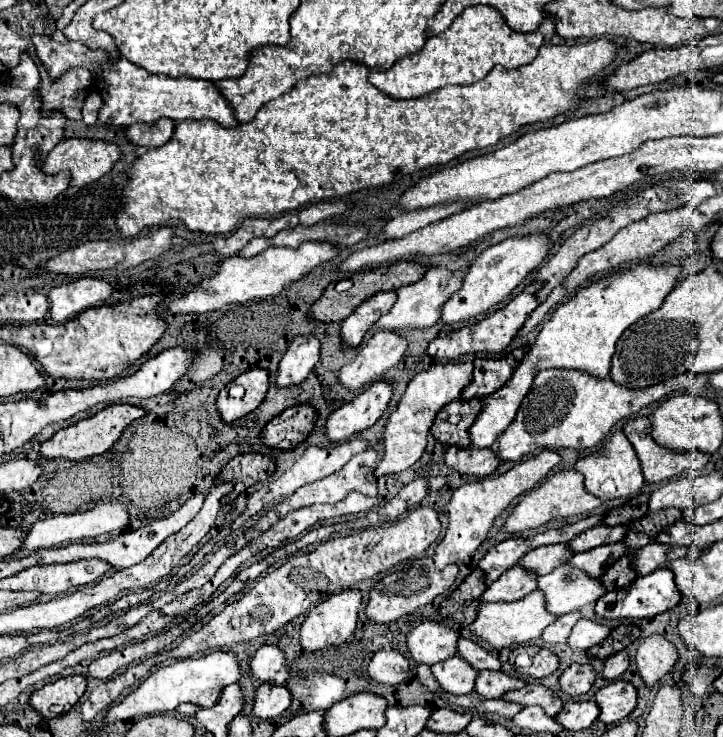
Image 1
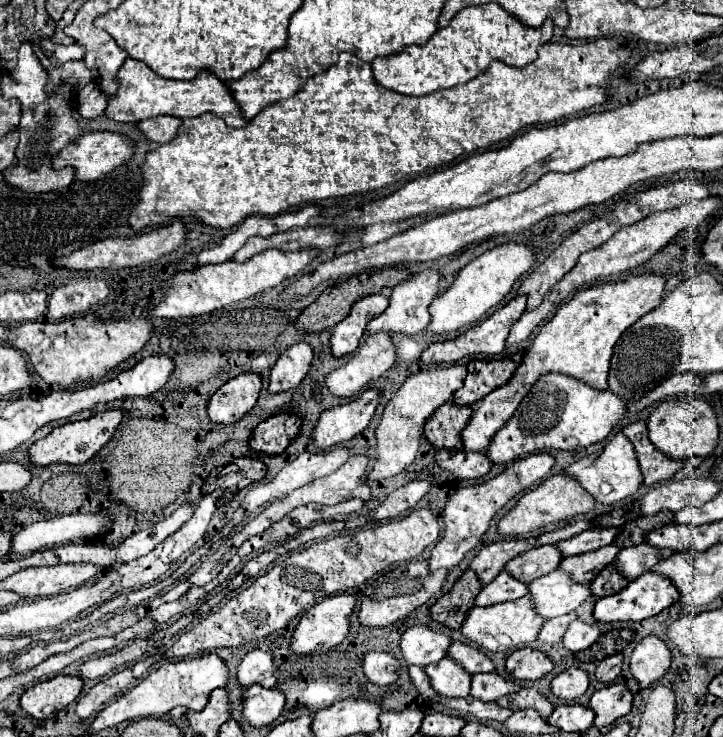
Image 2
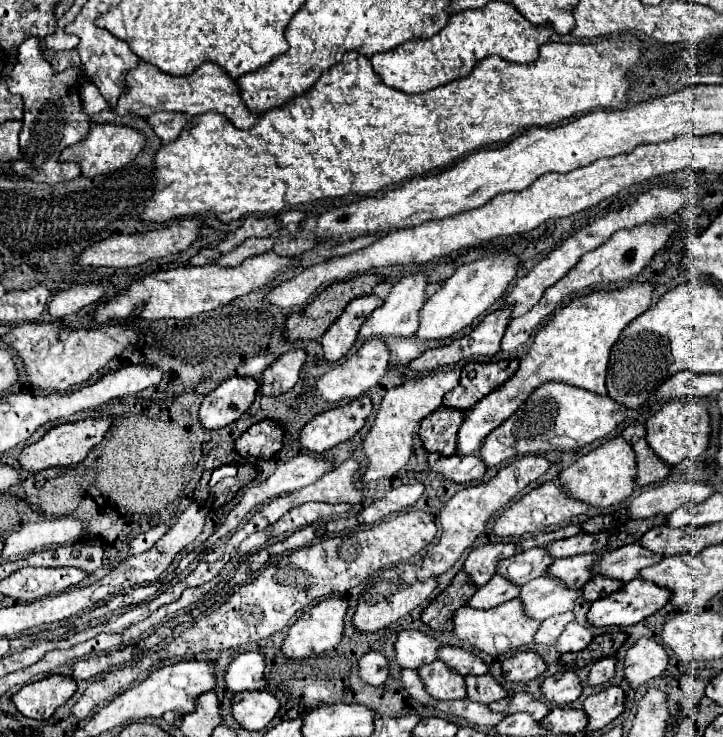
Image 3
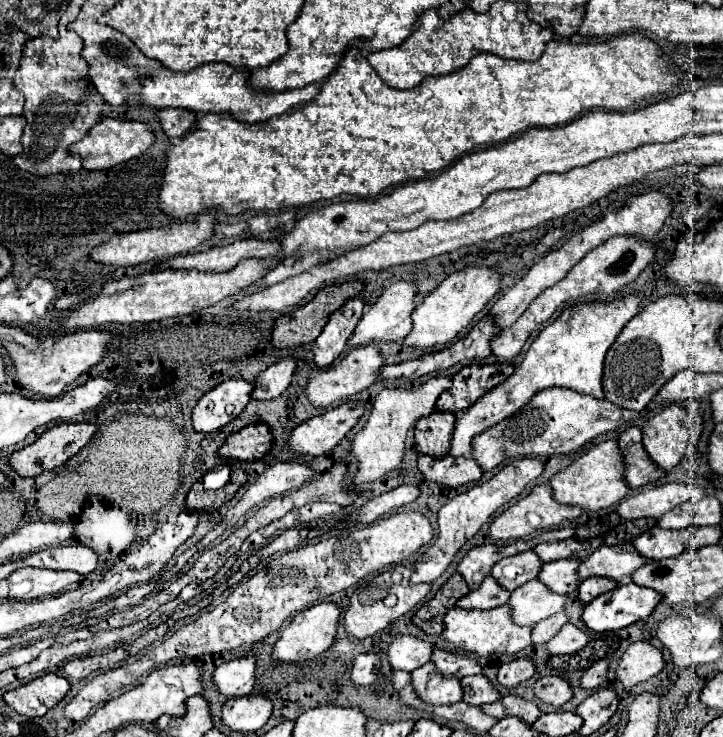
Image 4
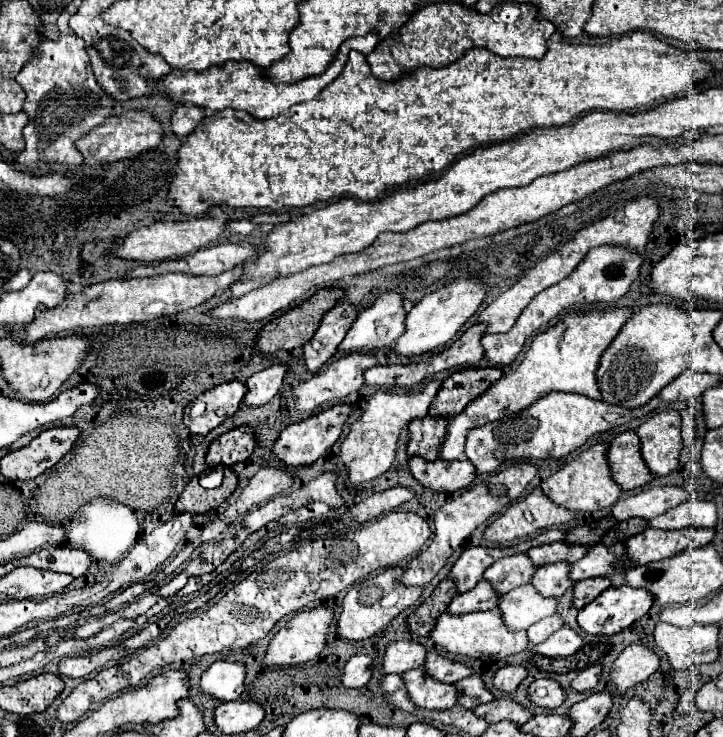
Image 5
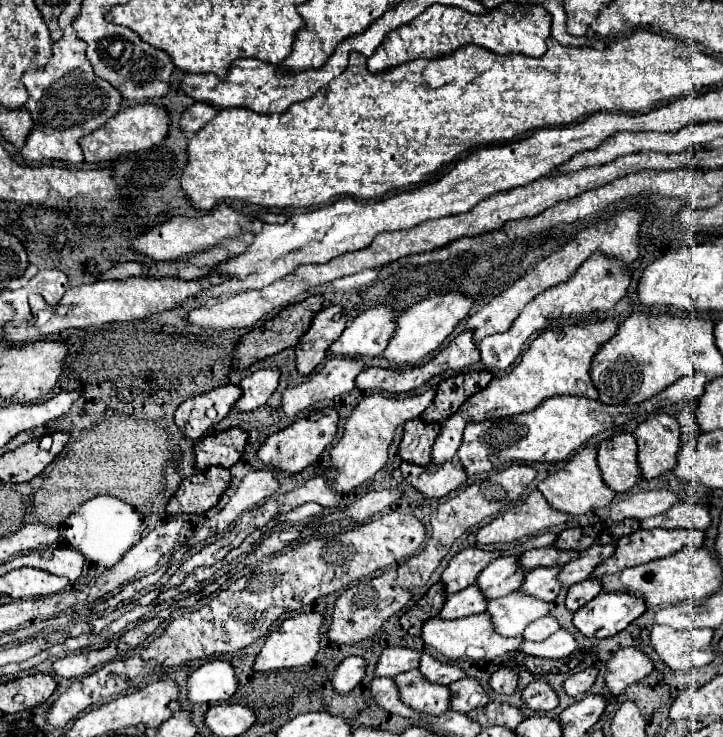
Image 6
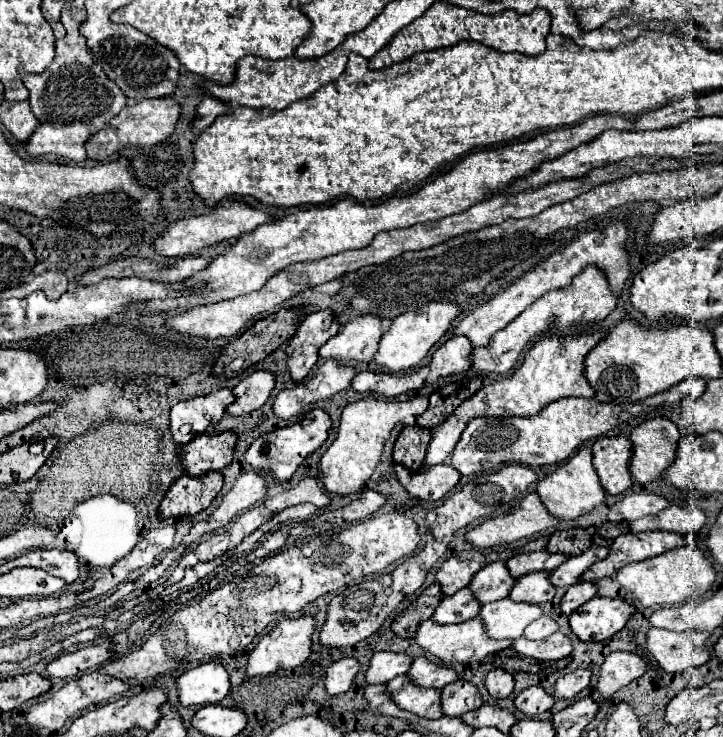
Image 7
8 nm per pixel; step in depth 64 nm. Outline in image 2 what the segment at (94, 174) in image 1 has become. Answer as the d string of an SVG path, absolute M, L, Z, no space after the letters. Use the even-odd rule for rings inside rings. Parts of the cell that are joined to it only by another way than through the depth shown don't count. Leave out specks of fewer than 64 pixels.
M90 132L90 134L82 134L78 136L72 144L68 144L66 148L62 148L52 164L54 168L66 168L72 166L76 170L76 180L82 182L92 182L108 172L112 172L114 168L118 168L120 164L128 162L132 158L132 142L120 134L112 134L112 132Z

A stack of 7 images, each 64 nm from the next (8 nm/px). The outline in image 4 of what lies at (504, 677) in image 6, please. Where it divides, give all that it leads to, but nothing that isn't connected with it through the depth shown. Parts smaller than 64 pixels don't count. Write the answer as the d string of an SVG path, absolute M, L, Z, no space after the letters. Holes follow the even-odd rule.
M520 656L512 662L506 662L500 666L500 672L498 672L498 682L506 688L514 688L518 686L520 682L526 682L528 678L532 678L536 672L536 666L532 662L532 658L528 656Z

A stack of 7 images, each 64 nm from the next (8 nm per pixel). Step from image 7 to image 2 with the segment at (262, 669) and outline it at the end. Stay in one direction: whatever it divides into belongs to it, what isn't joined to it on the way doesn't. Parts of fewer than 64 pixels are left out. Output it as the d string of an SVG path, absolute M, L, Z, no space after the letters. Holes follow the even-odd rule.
M336 594L332 600L322 600L322 606L312 606L292 634L292 650L310 654L340 644L348 634L354 606L356 598L352 594Z

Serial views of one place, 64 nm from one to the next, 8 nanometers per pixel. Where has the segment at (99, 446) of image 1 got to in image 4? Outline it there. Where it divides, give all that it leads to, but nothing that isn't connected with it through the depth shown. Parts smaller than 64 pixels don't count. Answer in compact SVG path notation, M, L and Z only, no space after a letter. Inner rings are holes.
M60 424L46 430L34 444L18 450L10 458L10 466L20 476L38 476L44 470L62 466L76 456L96 434L94 424Z

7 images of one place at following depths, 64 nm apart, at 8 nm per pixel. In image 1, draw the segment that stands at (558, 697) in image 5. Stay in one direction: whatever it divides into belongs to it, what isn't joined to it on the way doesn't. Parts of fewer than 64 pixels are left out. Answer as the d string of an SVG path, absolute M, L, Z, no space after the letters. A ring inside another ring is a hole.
M572 664L560 676L560 688L570 696L586 694L594 682L596 682L596 670L588 664Z

